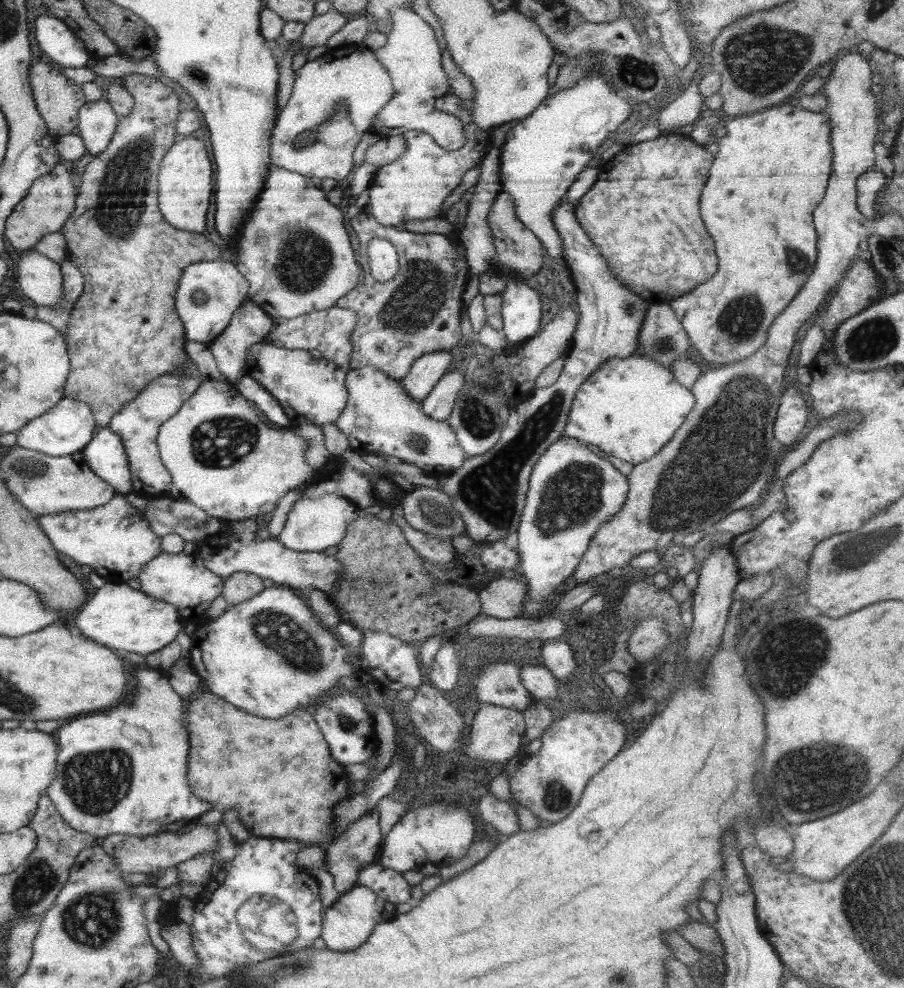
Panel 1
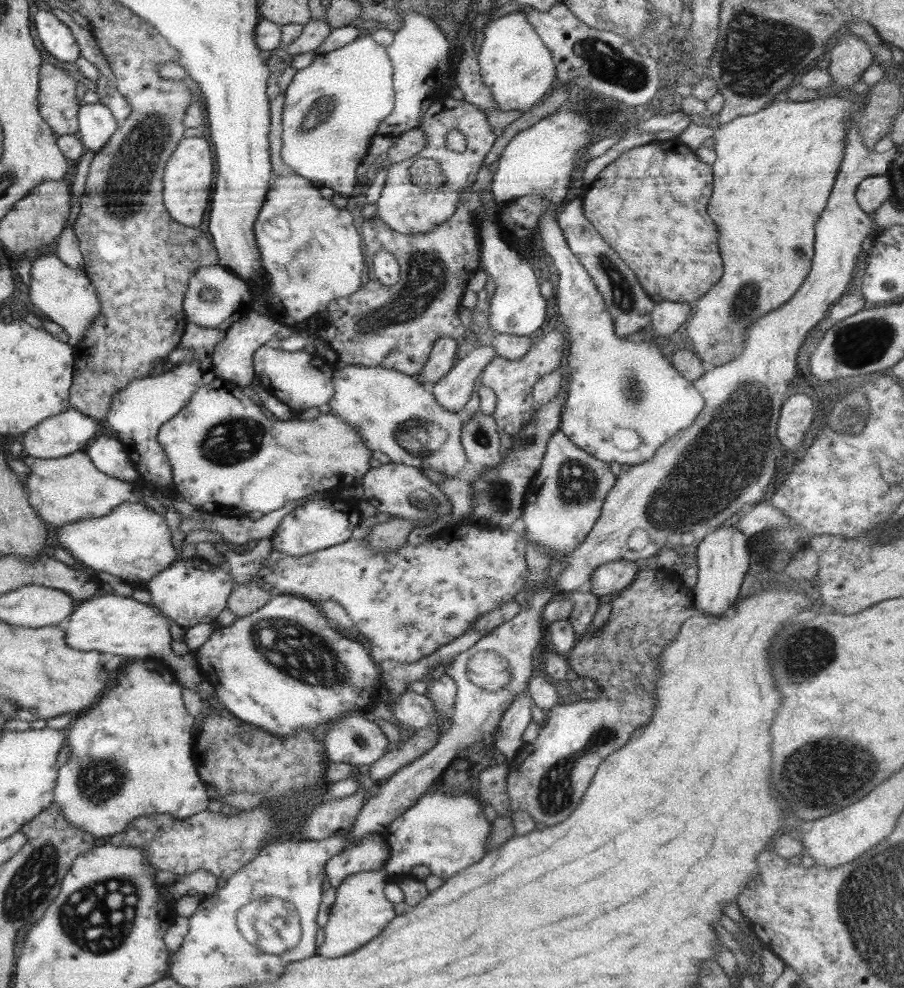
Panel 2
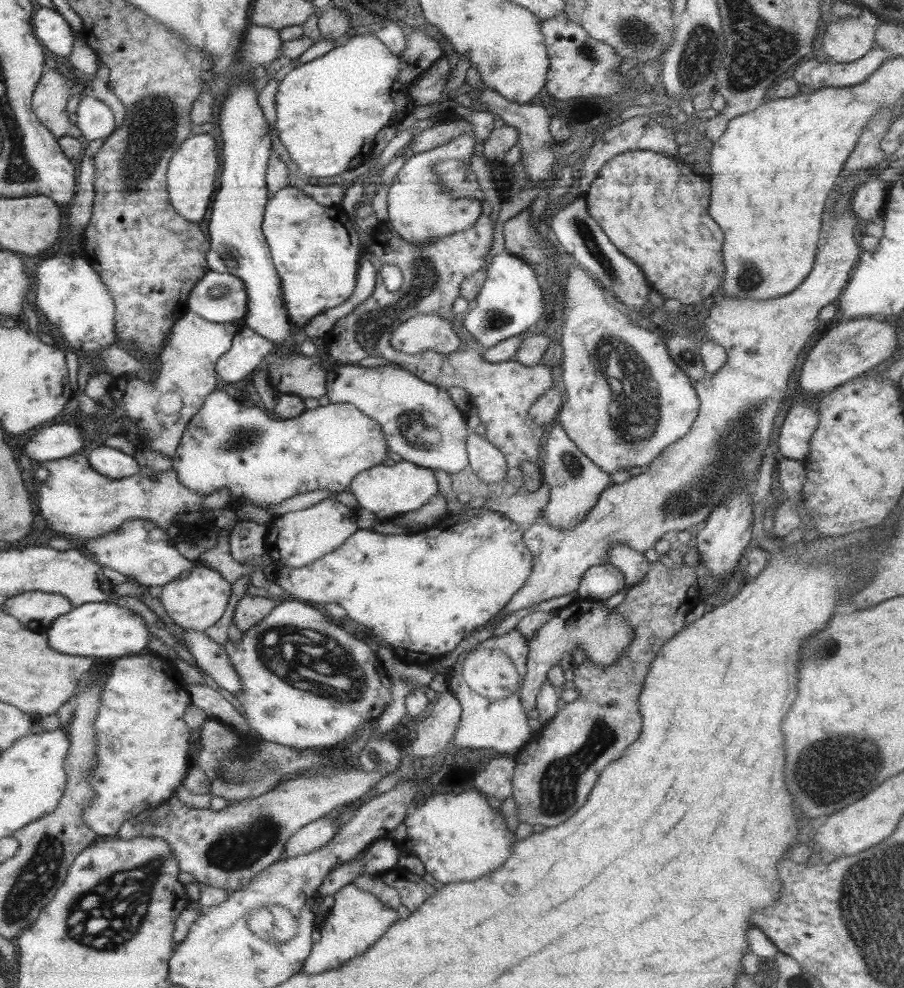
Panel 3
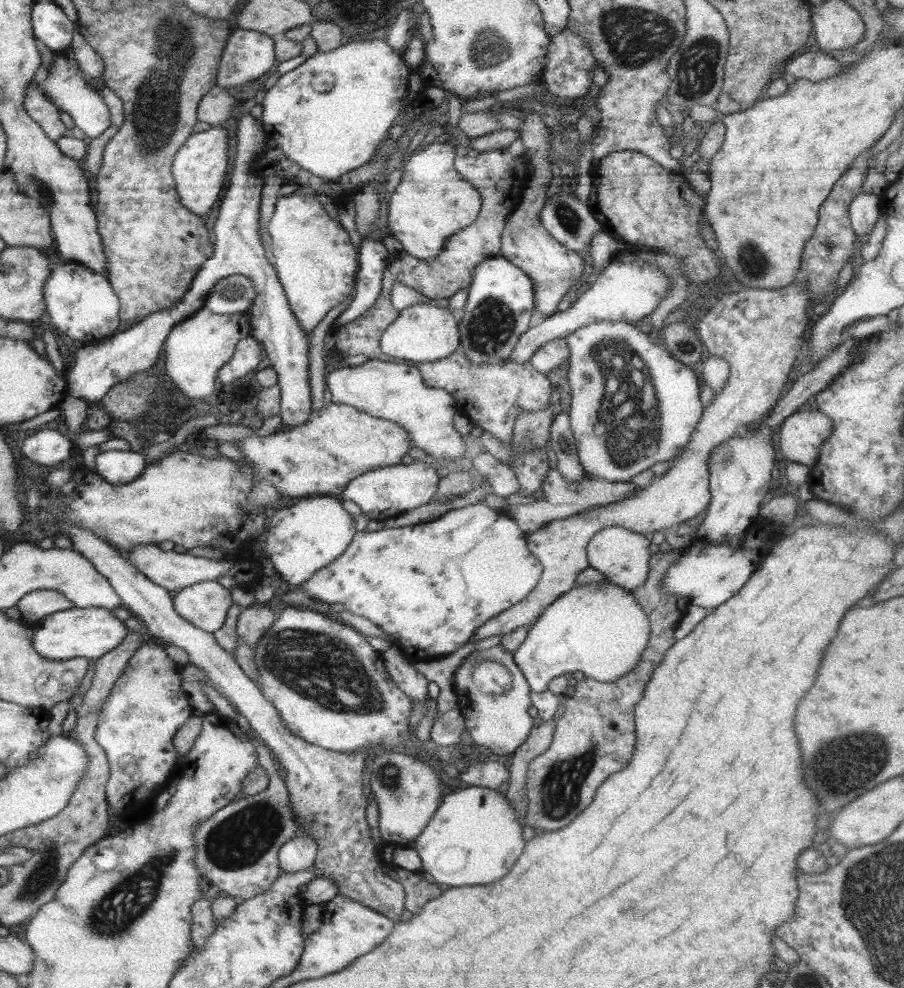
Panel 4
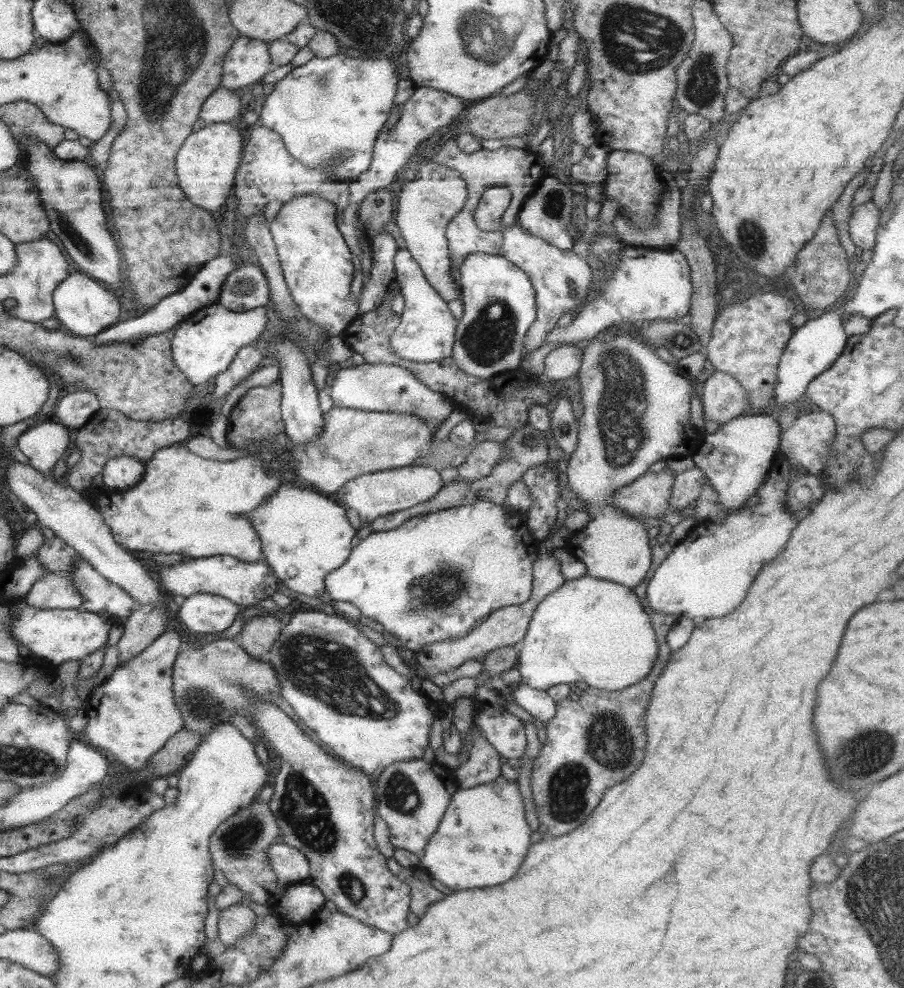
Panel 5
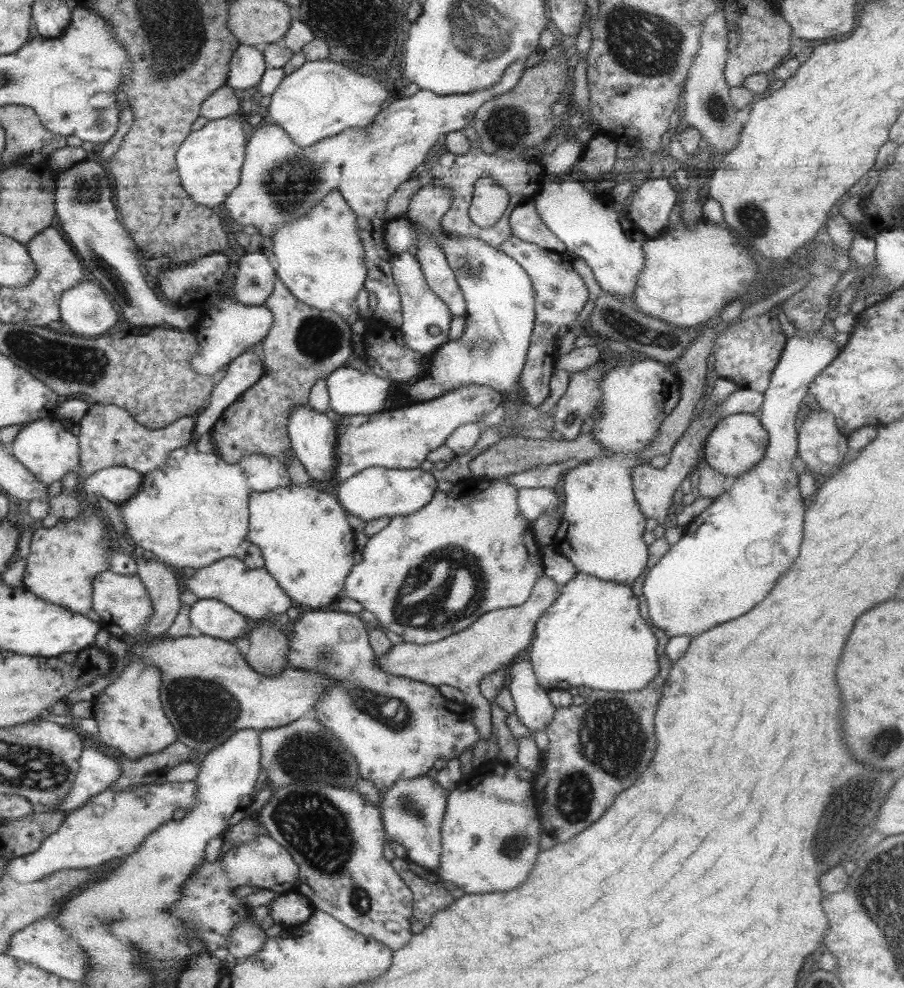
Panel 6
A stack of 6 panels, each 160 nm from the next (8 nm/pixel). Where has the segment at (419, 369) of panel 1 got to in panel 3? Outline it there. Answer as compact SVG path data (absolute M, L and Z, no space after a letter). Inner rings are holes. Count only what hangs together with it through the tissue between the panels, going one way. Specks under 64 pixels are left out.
M418 314L402 322L392 333L389 343L406 354L433 350L447 356L458 350L460 338L448 318Z

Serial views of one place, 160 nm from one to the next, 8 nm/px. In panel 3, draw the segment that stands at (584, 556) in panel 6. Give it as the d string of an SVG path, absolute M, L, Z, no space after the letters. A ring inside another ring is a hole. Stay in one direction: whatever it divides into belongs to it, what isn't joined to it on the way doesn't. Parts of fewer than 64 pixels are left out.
M582 266L568 268L567 276L568 284L562 290L566 295L562 297L562 318L566 318L566 323L562 327L562 352L564 352L563 362L561 364L562 382L564 383L564 390L566 390L566 398L562 402L561 409L557 418L558 424L562 425L562 428L566 431L566 434L570 437L570 440L588 457L592 459L592 462L596 463L604 472L609 475L616 470L629 470L639 469L649 465L657 456L662 454L663 450L666 450L673 442L680 440L685 434L688 434L692 423L697 417L700 401L696 390L694 390L694 384L686 374L683 374L679 366L672 360L670 353L665 343L666 338L656 333L646 330L639 325L630 323L628 315L614 309L614 307L608 305L605 299L604 289L599 283L594 280L588 272L584 271ZM620 543L609 548L607 562L618 566L623 572L626 587L642 580L649 569L649 562L644 554Z

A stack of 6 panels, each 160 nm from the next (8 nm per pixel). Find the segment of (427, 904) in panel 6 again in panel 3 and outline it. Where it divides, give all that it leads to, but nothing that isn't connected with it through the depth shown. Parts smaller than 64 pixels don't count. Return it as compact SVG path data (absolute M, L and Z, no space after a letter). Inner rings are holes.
M398 866L388 869L383 881L399 892L401 904L410 912L418 910L420 905L435 893L435 888L424 881L423 877Z

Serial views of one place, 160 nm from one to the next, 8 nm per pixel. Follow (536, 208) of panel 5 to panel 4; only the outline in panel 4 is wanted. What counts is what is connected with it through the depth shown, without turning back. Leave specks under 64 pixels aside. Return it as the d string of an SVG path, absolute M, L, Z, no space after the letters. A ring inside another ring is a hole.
M561 190L544 203L539 219L558 243L579 254L592 244L592 234L603 231L587 203Z

